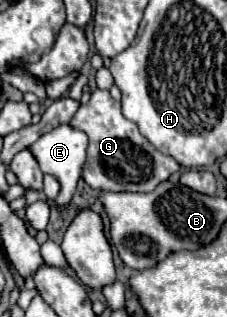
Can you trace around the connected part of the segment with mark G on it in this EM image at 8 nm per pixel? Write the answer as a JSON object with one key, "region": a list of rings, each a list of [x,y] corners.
{"region":[[[96,89],[88,103],[80,103],[70,125],[88,135],[86,161],[82,165],[82,179],[98,191],[152,191],[180,169],[174,157],[162,155],[152,143],[140,135],[138,127],[122,115],[120,101],[114,101],[110,91]]]}

